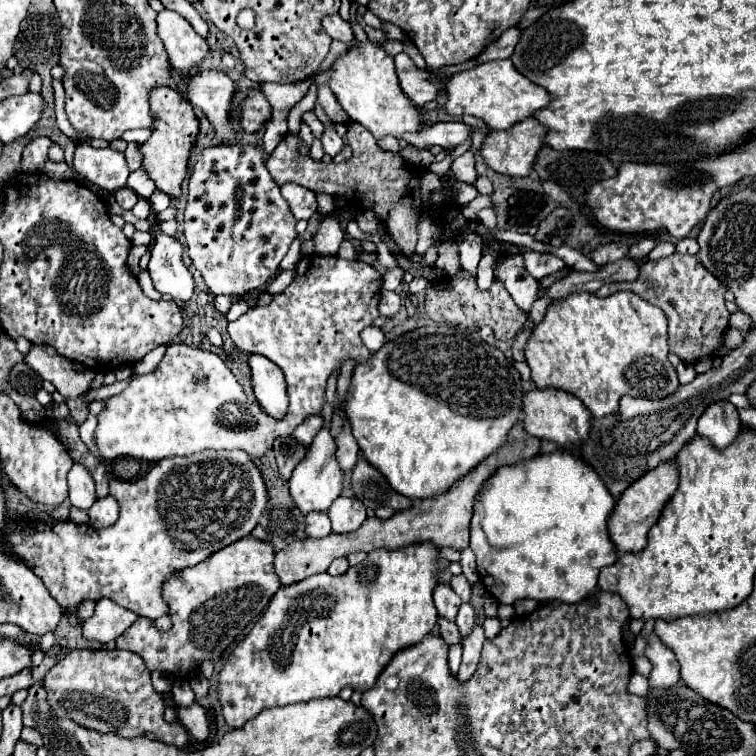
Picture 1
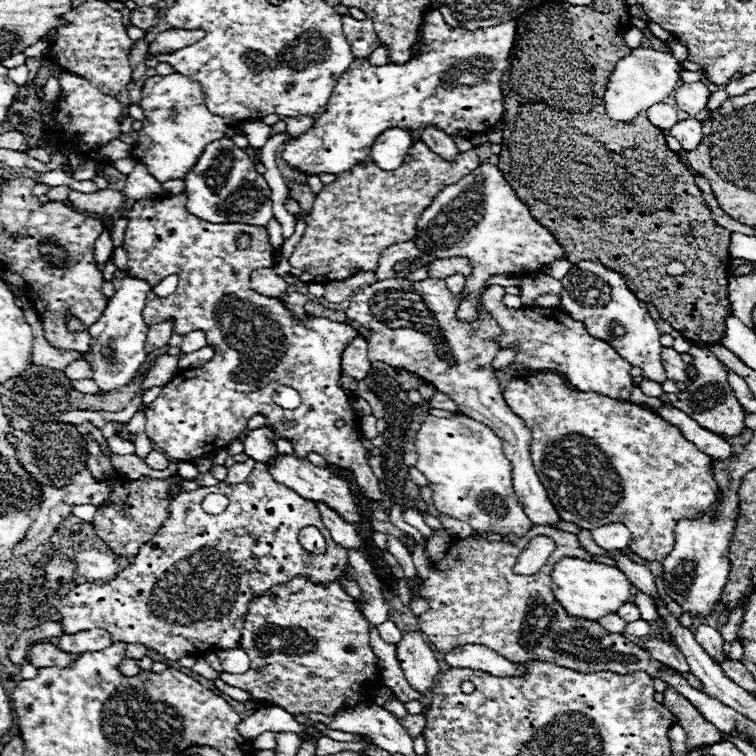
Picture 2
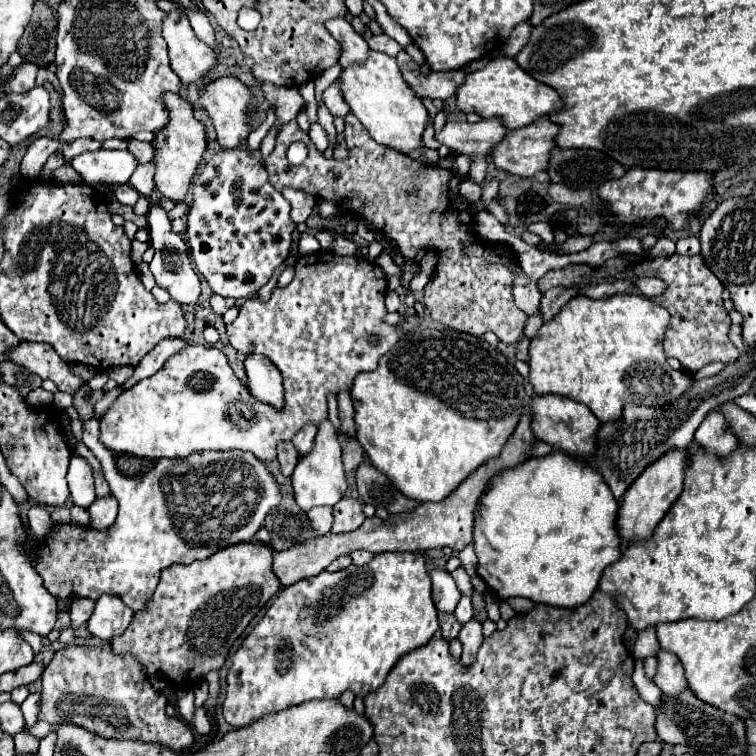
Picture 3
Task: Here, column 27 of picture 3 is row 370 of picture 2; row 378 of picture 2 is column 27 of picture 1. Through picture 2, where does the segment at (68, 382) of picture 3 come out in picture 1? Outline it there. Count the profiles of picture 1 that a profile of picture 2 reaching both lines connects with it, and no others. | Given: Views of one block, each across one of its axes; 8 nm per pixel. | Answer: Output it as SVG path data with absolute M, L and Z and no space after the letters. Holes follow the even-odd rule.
M32 346L24 358L44 380L50 380L64 398L76 398L92 388L94 370L76 372L72 362L50 346Z

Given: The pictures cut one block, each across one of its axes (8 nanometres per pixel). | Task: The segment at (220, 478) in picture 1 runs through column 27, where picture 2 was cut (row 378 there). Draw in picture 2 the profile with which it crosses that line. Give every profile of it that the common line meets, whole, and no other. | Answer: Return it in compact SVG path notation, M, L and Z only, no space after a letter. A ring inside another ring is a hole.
M538 372L534 376L526 376L526 378L514 378L514 380L508 382L508 386L504 388L502 394L504 394L504 400L508 402L508 406L512 408L512 412L516 412L516 416L520 416L524 420L524 424L528 426L528 430L532 432L534 440L530 442L530 454L532 454L536 474L538 474L540 482L544 484L552 506L558 510L560 518L566 520L566 522L572 522L572 524L576 524L584 530L594 530L594 528L600 528L600 526L606 526L606 524L612 524L612 522L620 522L620 524L628 526L628 530L632 534L630 552L638 554L644 560L662 562L666 558L666 554L672 552L676 524L684 518L700 518L700 514L704 514L712 504L720 502L718 484L716 484L714 472L710 468L710 456L696 450L696 446L692 442L688 442L676 426L668 424L664 418L660 418L650 408L644 408L644 406L634 404L634 402L620 402L620 400L614 400L614 398L608 398L608 396L600 396L596 392L574 390L560 374L554 374L554 372Z

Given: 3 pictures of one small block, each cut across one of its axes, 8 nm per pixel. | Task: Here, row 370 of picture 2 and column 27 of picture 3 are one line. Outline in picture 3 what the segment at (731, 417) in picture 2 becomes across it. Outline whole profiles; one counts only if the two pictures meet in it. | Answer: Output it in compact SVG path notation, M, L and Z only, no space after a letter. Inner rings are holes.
M40 692L30 694L24 702L22 702L22 712L24 712L24 720L26 720L26 728L34 726L38 722L38 714L40 714Z

